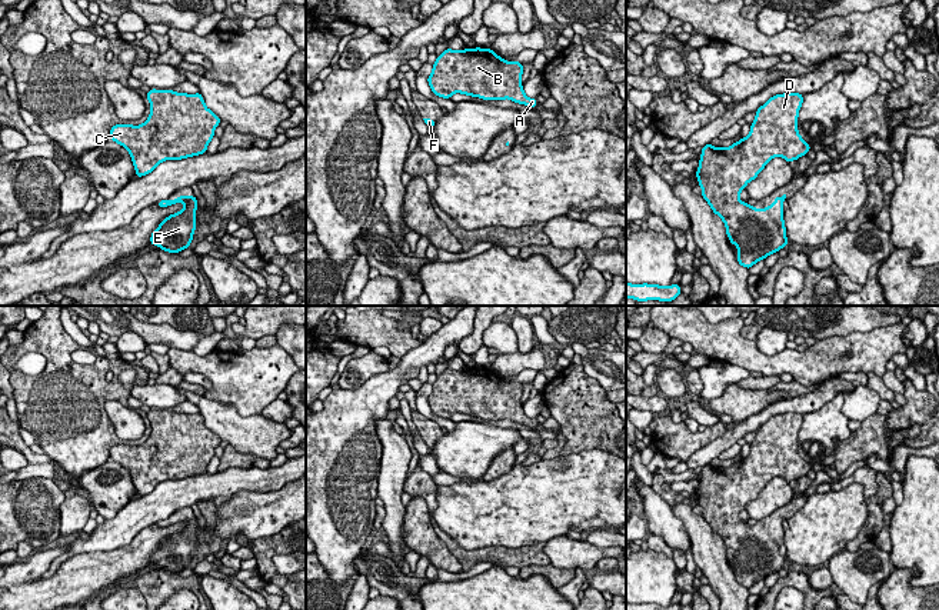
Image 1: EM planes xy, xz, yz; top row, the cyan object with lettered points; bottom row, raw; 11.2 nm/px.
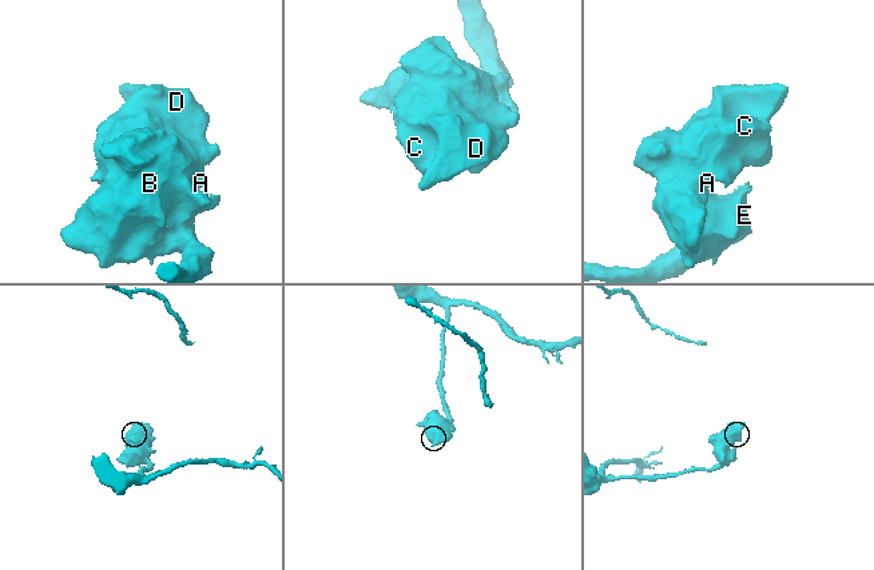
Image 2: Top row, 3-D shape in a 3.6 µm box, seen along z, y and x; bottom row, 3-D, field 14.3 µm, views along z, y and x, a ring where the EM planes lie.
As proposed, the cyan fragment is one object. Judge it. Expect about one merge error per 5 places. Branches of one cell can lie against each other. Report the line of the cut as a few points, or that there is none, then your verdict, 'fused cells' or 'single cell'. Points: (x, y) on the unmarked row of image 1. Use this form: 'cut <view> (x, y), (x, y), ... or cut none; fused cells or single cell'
cut none; single cell

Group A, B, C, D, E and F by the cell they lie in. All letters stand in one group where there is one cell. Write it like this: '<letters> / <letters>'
A B C D E F

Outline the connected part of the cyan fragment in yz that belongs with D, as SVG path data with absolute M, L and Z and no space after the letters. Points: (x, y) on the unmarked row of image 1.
M776 414L756 430L747 457L730 467L709 463L700 471L696 497L702 517L723 540L730 564L737 566L737 583L746 589L788 566L783 541L786 514L759 530L743 523L739 513L773 477L789 483L812 469L798 451L802 423L803 414Z

